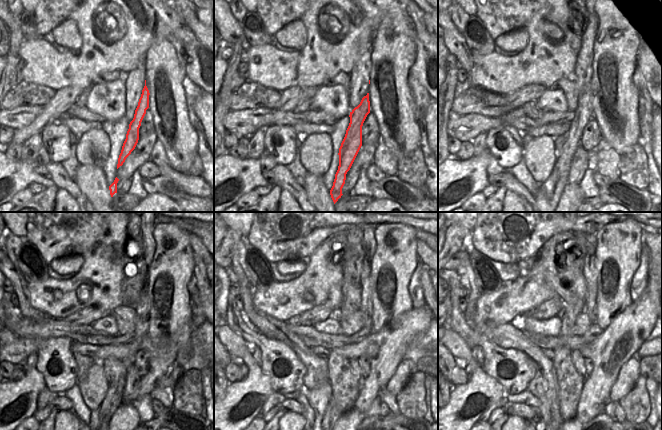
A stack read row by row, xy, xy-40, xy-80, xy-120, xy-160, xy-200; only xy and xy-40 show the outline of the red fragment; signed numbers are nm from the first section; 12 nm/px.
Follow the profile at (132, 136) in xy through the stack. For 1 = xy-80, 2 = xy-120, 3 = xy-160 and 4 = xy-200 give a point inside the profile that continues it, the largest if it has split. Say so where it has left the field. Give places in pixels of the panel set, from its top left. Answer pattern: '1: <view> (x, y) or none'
1: xy-80 (584, 112)
2: xy-120 (142, 308)
3: xy-160 (366, 307)
4: xy-200 (590, 307)

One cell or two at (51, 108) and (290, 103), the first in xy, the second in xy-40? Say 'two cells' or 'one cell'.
one cell

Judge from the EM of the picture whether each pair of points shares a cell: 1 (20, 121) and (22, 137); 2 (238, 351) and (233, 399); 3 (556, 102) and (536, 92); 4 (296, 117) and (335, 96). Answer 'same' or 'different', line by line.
1: different
2: same
3: different
4: different

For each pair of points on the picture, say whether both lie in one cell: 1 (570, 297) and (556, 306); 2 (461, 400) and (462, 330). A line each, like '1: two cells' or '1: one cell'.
1: two cells
2: two cells

